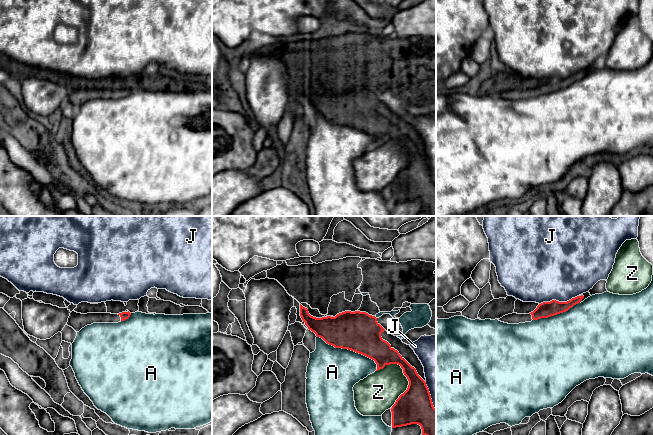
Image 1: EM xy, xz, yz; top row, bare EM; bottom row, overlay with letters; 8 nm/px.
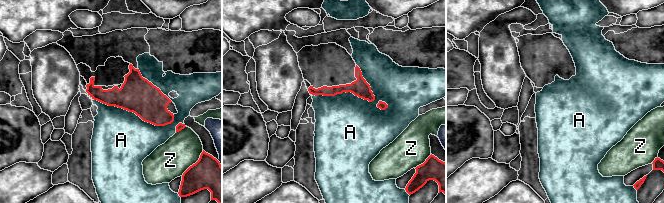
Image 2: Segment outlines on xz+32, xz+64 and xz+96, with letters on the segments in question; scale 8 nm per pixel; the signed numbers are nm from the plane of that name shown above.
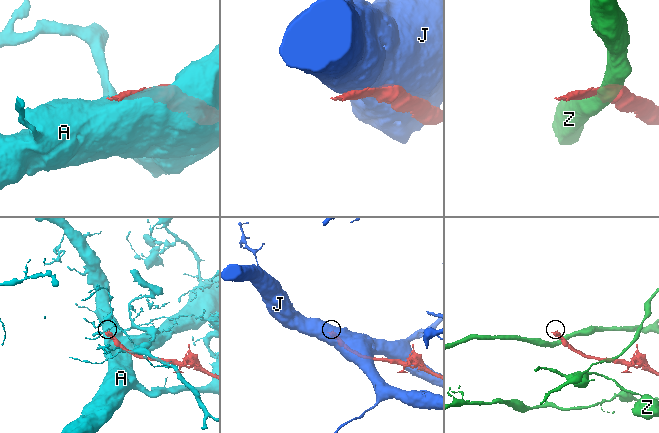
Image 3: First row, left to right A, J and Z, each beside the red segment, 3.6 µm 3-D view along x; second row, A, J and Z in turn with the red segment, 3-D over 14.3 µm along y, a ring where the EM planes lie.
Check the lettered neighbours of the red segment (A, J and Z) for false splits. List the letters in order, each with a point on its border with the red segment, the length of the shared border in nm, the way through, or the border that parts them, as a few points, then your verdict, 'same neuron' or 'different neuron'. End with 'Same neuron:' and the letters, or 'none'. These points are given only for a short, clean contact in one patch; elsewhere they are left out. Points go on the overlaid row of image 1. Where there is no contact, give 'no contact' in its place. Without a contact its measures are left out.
A: xz (350, 349) | 550 nm | different neuron
J: yz (558, 301) | 320 nm | different neuron
Z: xz (408, 386) | 380 nm | different neuron
Same neuron: none

